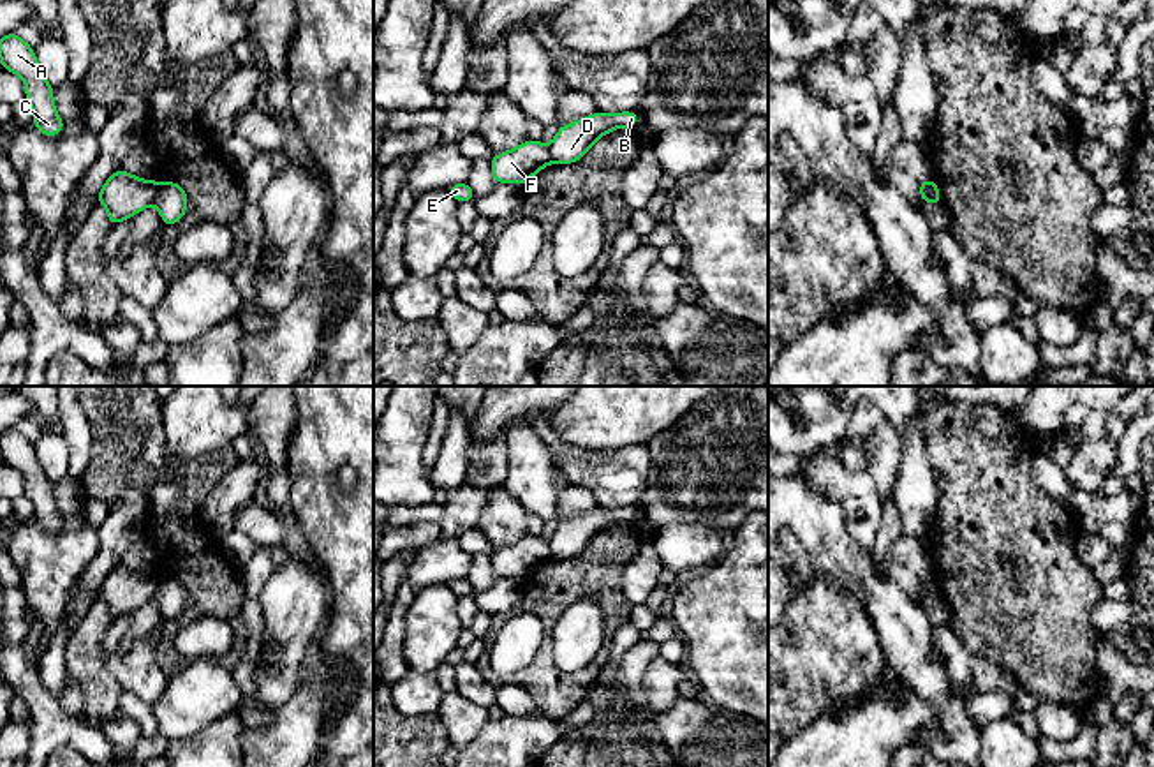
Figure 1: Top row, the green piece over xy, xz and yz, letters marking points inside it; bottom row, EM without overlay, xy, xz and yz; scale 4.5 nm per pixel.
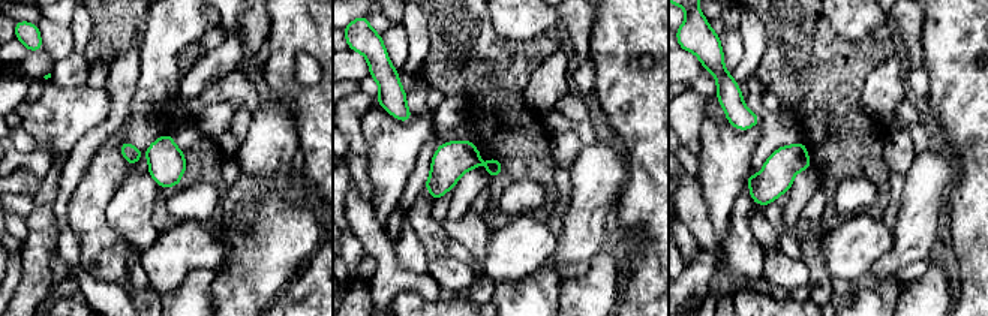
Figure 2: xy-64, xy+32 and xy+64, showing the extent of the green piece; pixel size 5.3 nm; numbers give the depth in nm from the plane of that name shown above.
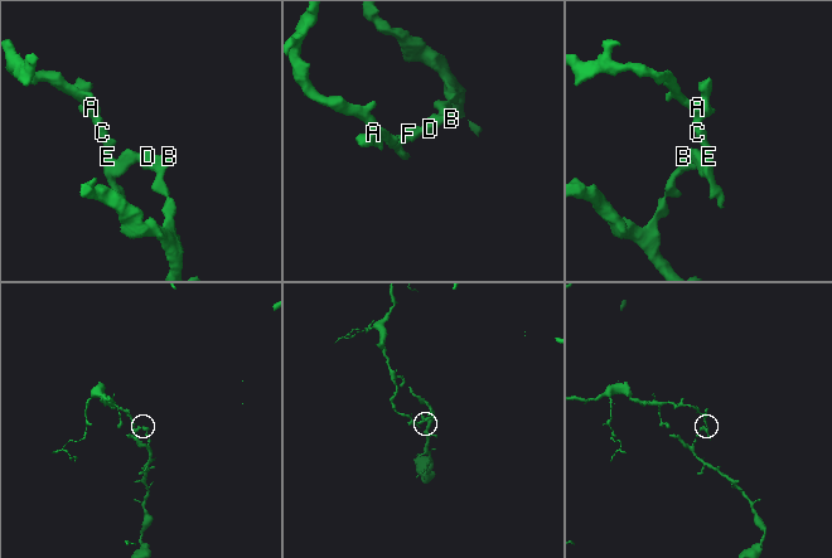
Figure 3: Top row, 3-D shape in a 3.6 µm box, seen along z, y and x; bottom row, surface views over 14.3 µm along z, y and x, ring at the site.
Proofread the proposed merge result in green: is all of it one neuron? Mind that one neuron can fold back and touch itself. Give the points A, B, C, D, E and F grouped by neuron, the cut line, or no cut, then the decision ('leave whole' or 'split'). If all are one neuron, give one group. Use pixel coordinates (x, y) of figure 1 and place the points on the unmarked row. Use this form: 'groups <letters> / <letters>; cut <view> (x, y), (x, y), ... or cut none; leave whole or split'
groups A C E F / B D; cut xy (155, 577), (155, 593), (152, 596); split

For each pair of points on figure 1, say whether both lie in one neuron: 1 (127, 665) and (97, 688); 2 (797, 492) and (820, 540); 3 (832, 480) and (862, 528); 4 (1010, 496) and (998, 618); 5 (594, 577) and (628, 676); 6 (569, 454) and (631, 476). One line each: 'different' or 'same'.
1: different
2: same
3: same
4: same
5: different
6: same

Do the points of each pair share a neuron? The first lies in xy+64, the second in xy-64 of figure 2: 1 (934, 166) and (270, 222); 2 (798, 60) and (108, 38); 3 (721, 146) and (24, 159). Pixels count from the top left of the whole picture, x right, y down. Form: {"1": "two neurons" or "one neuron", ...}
{"1": "two neurons", "2": "one neuron", "3": "two neurons"}

